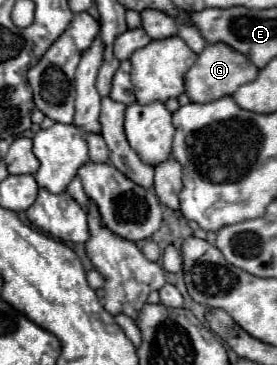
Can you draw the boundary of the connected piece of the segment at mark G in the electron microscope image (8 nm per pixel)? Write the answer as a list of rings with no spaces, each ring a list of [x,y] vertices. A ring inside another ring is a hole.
[[[211,43],[197,57],[195,65],[185,75],[185,93],[191,103],[211,103],[213,99],[221,99],[225,95],[233,95],[237,87],[251,83],[257,79],[259,69],[241,53],[233,51],[225,43]]]

